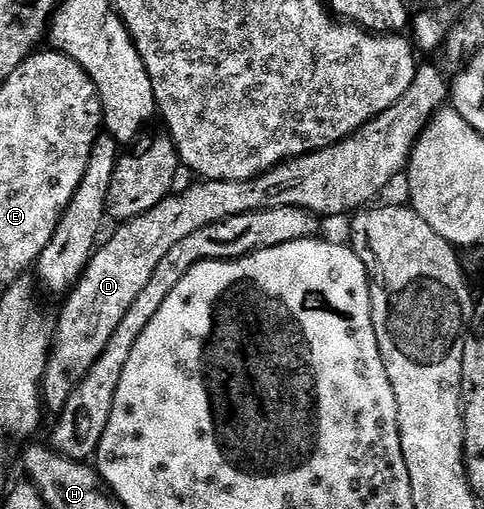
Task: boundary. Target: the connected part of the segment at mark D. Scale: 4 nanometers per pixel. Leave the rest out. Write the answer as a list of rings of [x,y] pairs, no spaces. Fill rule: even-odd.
[[[424,63],[418,64],[417,77],[413,80],[413,85],[410,89],[405,92],[403,96],[397,100],[397,102],[391,107],[387,107],[387,111],[383,111],[378,117],[373,117],[363,127],[359,127],[354,133],[345,137],[341,141],[336,141],[334,145],[329,145],[326,149],[316,149],[313,153],[305,153],[301,157],[291,157],[288,161],[283,161],[281,164],[276,165],[274,169],[268,169],[265,173],[258,174],[257,177],[252,177],[246,181],[207,181],[204,179],[194,180],[194,185],[189,185],[181,194],[172,193],[165,197],[159,203],[155,205],[150,211],[145,212],[143,215],[136,216],[135,219],[122,222],[118,227],[117,231],[103,244],[100,244],[93,254],[92,259],[88,263],[88,267],[85,268],[81,274],[80,279],[68,292],[68,295],[58,317],[57,317],[57,333],[52,334],[51,337],[51,348],[48,351],[48,357],[45,360],[44,372],[40,375],[40,392],[43,394],[44,400],[47,402],[54,401],[54,406],[60,407],[62,403],[67,399],[67,395],[77,385],[78,381],[81,380],[81,374],[87,372],[90,366],[93,365],[95,359],[103,353],[103,347],[107,345],[109,339],[115,327],[119,325],[119,319],[123,319],[123,315],[127,313],[127,309],[131,307],[131,303],[137,298],[137,294],[142,291],[144,285],[146,285],[151,273],[155,271],[157,265],[159,265],[161,259],[169,253],[169,249],[179,243],[180,239],[183,239],[187,235],[191,235],[194,231],[199,231],[203,227],[207,227],[211,223],[219,223],[223,219],[231,219],[235,215],[243,215],[244,213],[250,213],[251,211],[259,211],[260,209],[274,209],[275,207],[299,207],[305,209],[307,212],[316,215],[318,218],[324,219],[324,217],[337,217],[340,213],[348,214],[350,211],[360,210],[362,207],[368,206],[369,201],[372,197],[377,197],[393,180],[396,179],[397,173],[404,174],[406,172],[409,156],[413,153],[413,144],[417,141],[417,137],[425,129],[425,126],[429,122],[429,118],[437,112],[438,109],[442,108],[446,104],[449,95],[450,82],[445,81],[445,77],[436,69],[433,65],[424,65]]]

